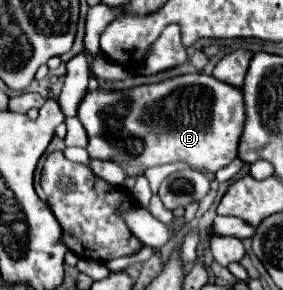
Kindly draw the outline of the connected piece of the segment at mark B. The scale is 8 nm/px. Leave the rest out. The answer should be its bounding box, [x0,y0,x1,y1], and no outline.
[77,73,245,177]

